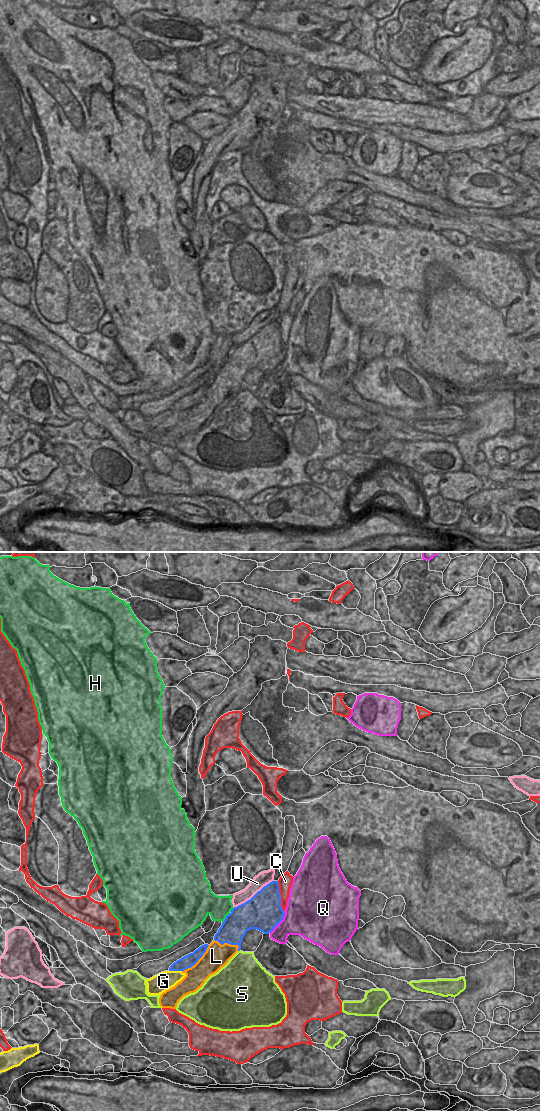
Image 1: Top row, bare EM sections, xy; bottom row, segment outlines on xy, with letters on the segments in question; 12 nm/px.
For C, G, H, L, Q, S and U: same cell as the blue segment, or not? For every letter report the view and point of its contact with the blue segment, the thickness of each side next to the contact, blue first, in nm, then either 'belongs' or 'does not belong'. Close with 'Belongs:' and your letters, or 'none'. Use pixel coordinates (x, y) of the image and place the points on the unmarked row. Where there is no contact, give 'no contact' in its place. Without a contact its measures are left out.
C: meets blue in xy at (280, 336); 420 nm thick on the blue side, 160 nm on the other; does not belong
G: meets blue in xy at (175, 410); 150 nm thick on the blue side, 220 nm on the other; does not belong
H: meets blue in xy at (225, 358); 320 nm thick on the blue side, 280 nm on the other; does not belong
L: meets blue in xy at (197, 401); 150 nm thick on the blue side, 280 nm on the other; belongs
Q: meets blue in xy at (280, 361); 440 nm thick on the blue side, 400 nm on the other; does not belong
S: meets blue in xy at (239, 390); 300 nm thick on the blue side, 420 nm on the other; does not belong
U: meets blue in xy at (254, 335); 440 nm thick on the blue side, 170 nm on the other; does not belong
Belongs: L

